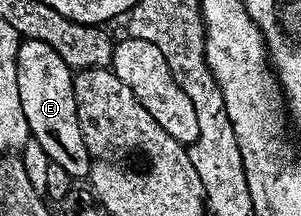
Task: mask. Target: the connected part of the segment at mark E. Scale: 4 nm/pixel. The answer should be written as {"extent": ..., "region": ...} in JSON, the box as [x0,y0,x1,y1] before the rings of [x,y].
{"extent":[16,46,90,178],"region":[[[22,46],[16,55],[18,94],[22,98],[22,114],[26,114],[31,139],[36,140],[38,146],[46,150],[49,161],[62,166],[66,174],[74,178],[87,177],[90,172],[88,151],[82,138],[72,81],[68,78],[65,80],[32,80],[32,67],[36,64],[35,50],[37,51],[32,46]]]}

